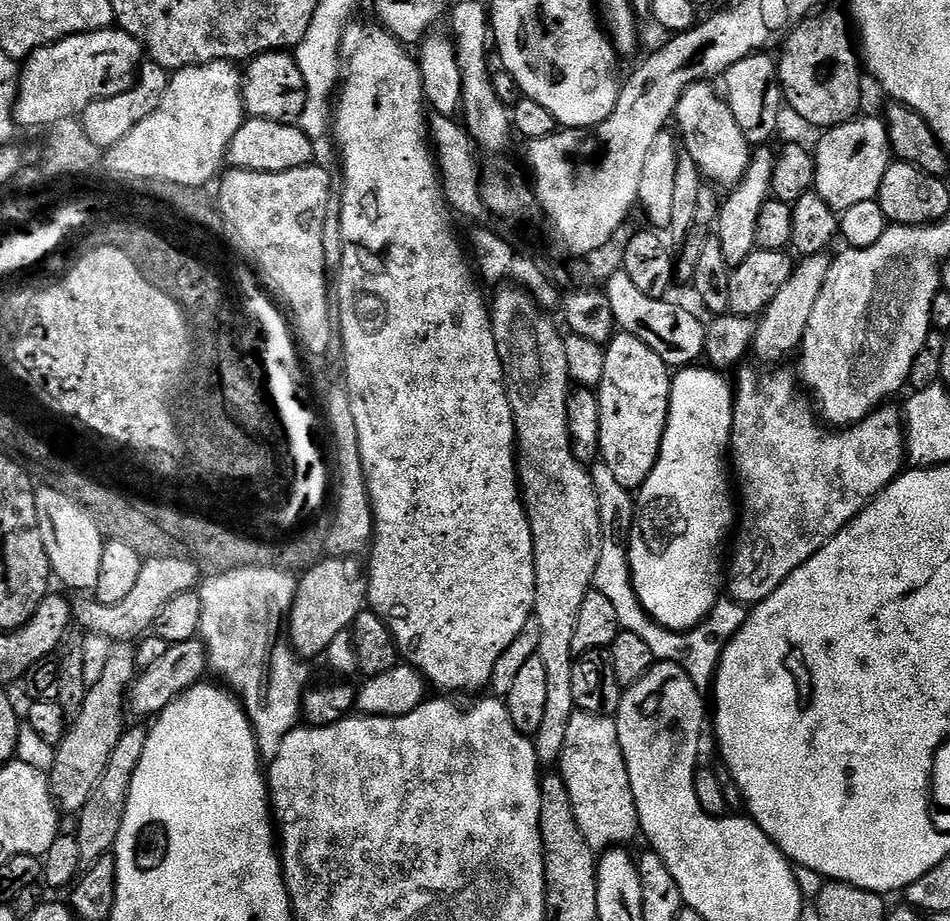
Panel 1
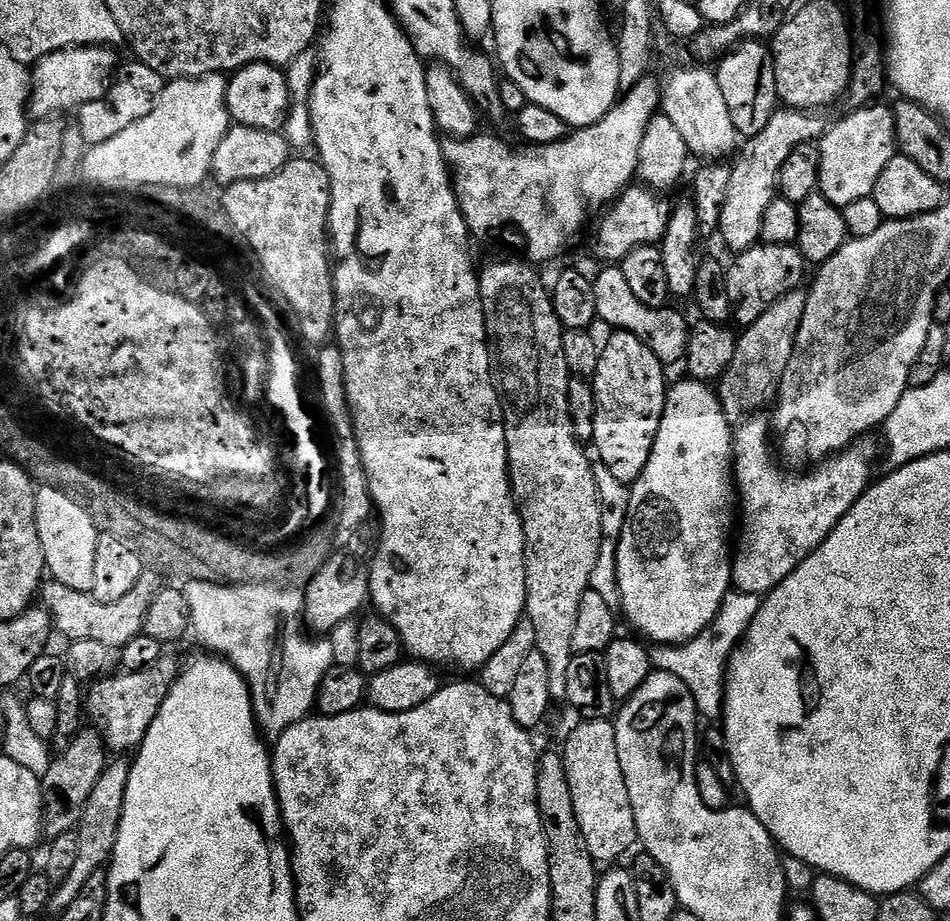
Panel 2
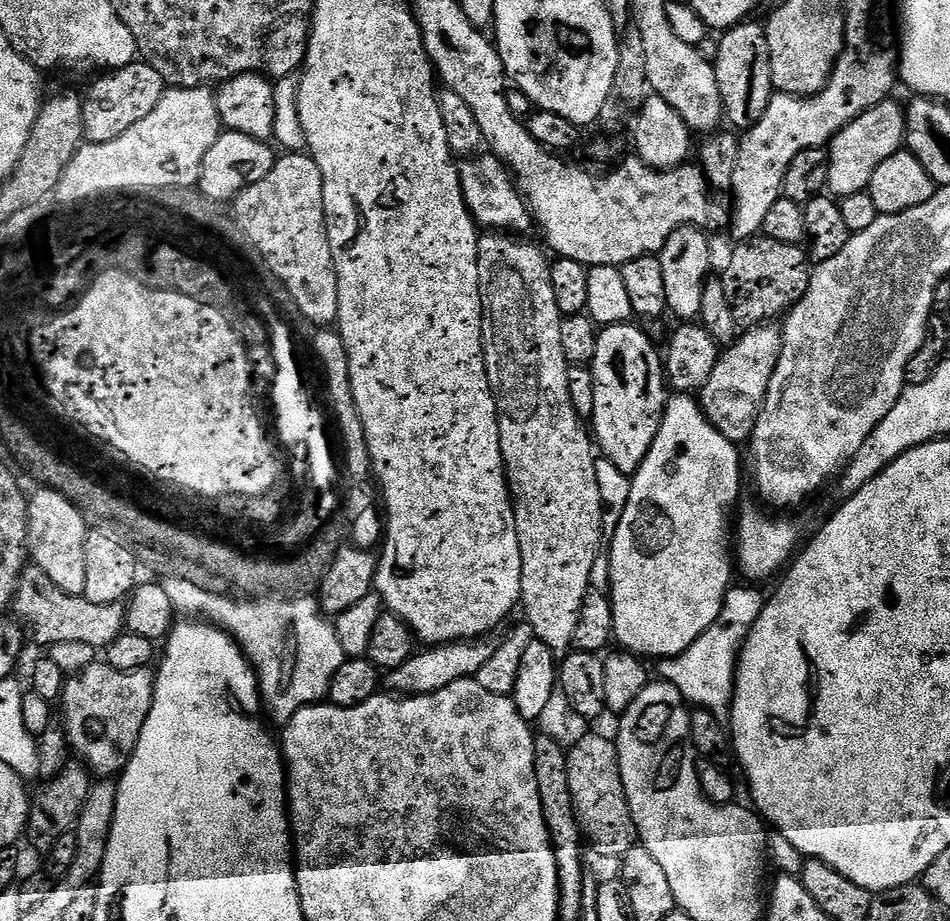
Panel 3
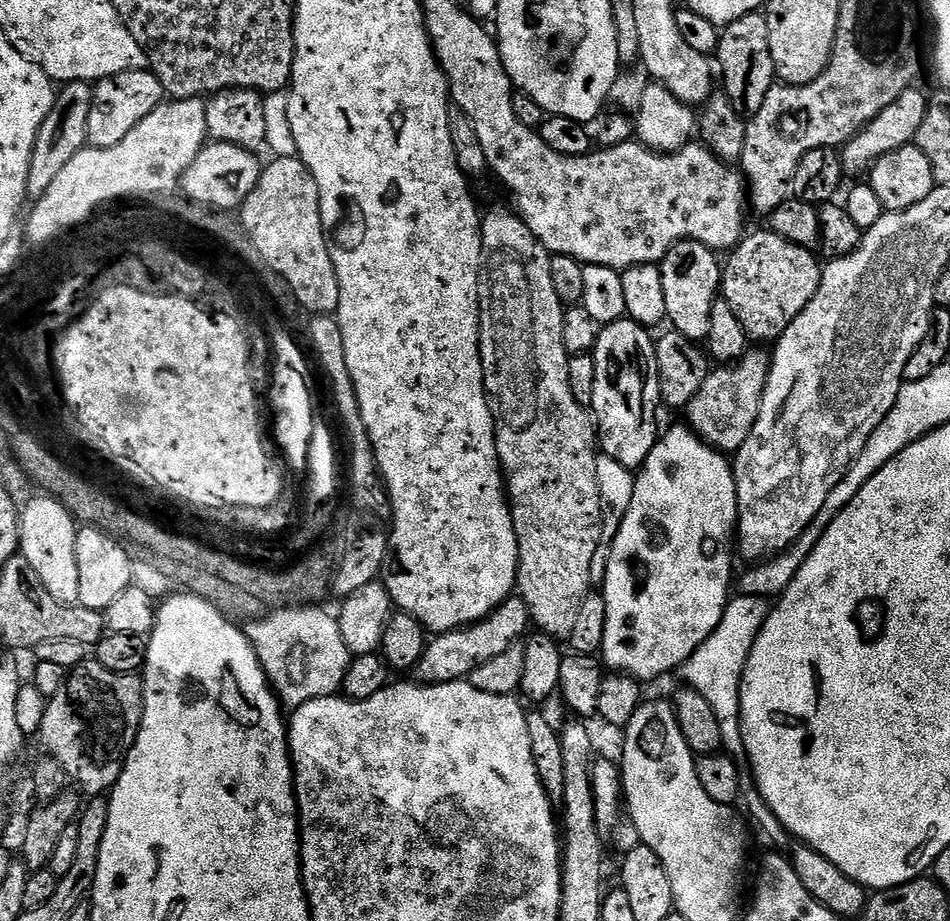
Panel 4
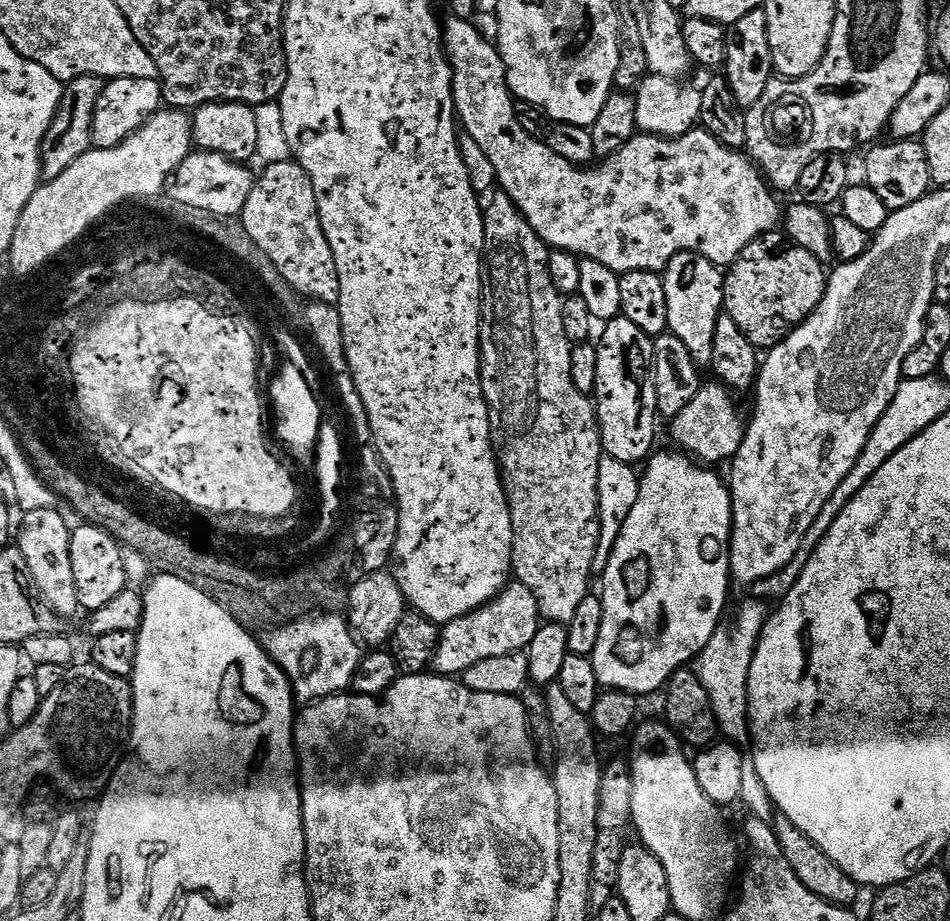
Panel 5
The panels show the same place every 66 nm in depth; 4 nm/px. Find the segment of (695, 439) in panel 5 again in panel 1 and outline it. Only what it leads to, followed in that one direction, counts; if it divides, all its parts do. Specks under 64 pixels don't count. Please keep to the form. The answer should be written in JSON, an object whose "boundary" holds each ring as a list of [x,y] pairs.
{"boundary":[[[828,254],[818,256],[805,256],[793,267],[790,282],[778,290],[774,302],[759,317],[756,326],[756,337],[752,343],[752,352],[764,364],[776,366],[779,360],[784,360],[788,355],[799,349],[804,340],[806,326],[810,322],[810,313],[818,303],[818,294],[822,294],[822,285],[826,283],[826,274],[830,274],[833,257]]]}

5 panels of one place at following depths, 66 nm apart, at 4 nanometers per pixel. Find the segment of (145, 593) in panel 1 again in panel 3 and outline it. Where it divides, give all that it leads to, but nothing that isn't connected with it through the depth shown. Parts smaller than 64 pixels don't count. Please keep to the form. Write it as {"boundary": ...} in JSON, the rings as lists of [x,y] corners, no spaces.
{"boundary":[[[25,567],[16,587],[14,612],[21,625],[40,644],[82,642],[97,650],[106,650],[126,628],[126,608],[123,603],[99,604],[90,602],[84,595],[66,594],[41,568]]]}

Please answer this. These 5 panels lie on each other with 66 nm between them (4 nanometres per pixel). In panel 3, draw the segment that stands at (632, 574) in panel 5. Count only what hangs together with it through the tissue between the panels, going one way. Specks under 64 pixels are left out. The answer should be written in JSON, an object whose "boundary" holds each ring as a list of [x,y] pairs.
{"boundary":[[[676,394],[664,405],[664,418],[660,422],[660,429],[654,438],[654,446],[650,446],[650,454],[642,462],[642,466],[631,477],[632,489],[630,498],[626,502],[626,510],[620,516],[620,521],[614,526],[616,532],[612,536],[612,549],[607,549],[606,554],[610,558],[610,578],[608,587],[610,599],[614,610],[614,630],[612,635],[615,643],[623,651],[631,652],[634,656],[649,658],[653,656],[656,662],[665,658],[671,658],[682,654],[689,646],[704,633],[718,618],[718,614],[724,605],[724,599],[728,593],[734,576],[734,513],[737,511],[740,500],[740,451],[741,449],[732,441],[727,440],[721,432],[706,418],[699,399],[688,394]]]}

